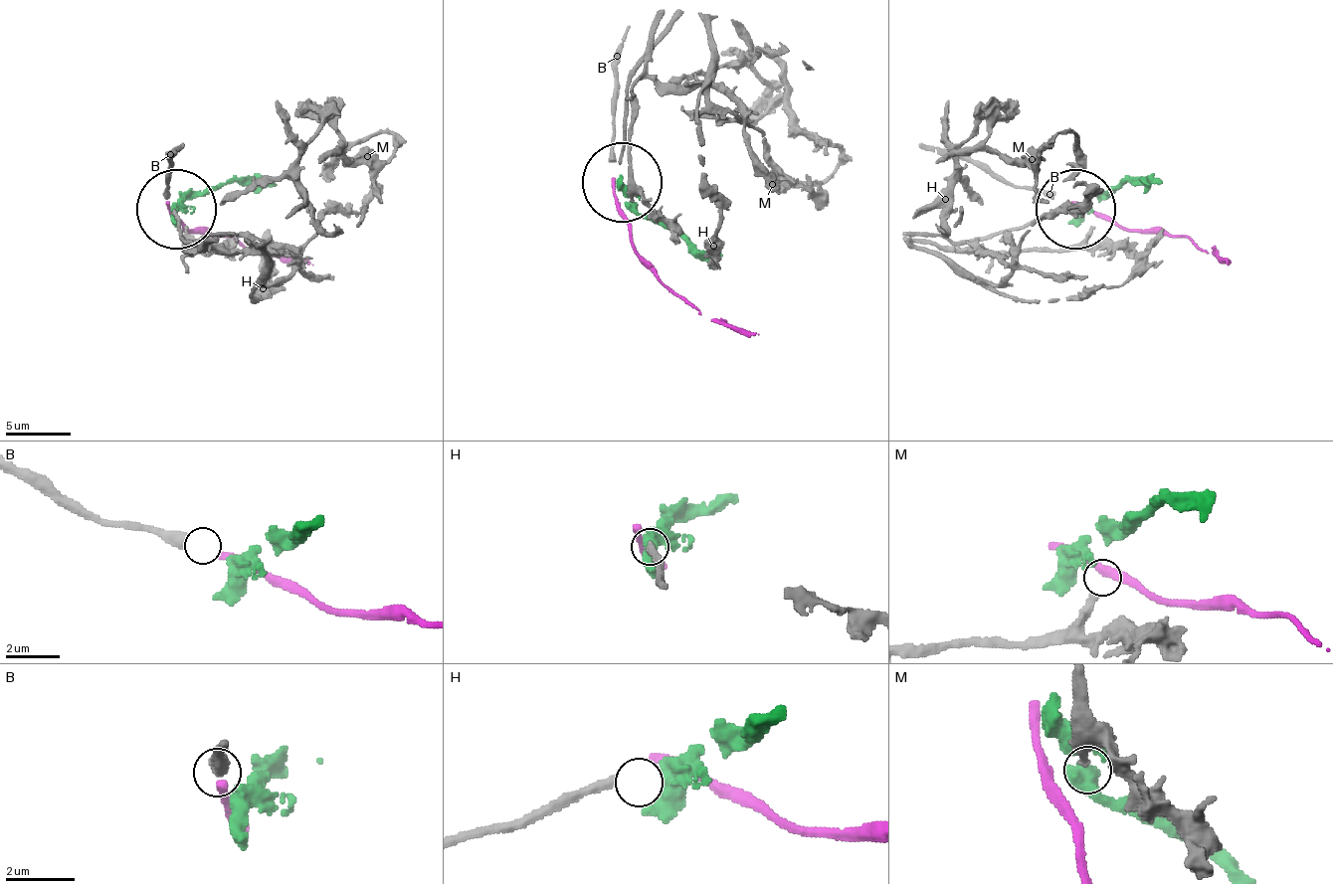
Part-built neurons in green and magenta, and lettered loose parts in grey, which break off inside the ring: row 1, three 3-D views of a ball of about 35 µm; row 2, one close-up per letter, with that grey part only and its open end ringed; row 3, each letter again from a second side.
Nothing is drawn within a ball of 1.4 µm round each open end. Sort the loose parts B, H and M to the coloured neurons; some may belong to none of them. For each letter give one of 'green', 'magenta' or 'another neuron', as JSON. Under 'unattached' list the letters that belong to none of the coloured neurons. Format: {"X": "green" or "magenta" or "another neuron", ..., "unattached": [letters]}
{"B": "magenta", "H": "green", "M": "another neuron", "unattached": ["M"]}

